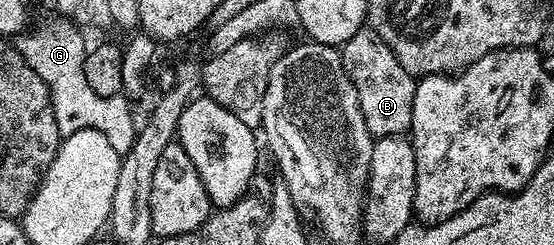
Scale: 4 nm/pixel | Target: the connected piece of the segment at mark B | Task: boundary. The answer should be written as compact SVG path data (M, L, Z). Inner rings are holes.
M371 29L357 31L355 37L343 44L340 53L341 63L355 85L359 109L363 113L363 121L367 121L369 134L377 139L388 135L405 135L411 125L411 109L417 88L414 76L399 65L395 53L391 53L388 45Z

